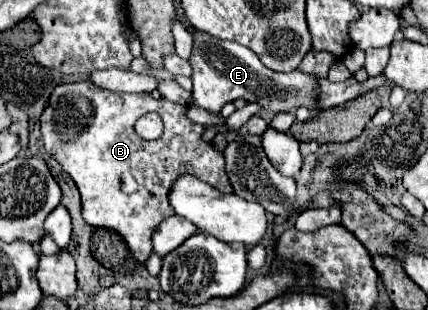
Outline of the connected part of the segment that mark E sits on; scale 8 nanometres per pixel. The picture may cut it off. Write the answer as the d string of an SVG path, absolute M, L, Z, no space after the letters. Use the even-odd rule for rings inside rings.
M193 32L193 54L189 56L189 64L193 68L193 98L191 102L211 110L221 112L227 102L235 98L245 98L247 102L259 102L269 112L289 112L295 108L315 108L315 88L317 78L301 74L299 70L291 72L273 72L261 64L261 60L245 46L229 40L213 38L205 32Z

